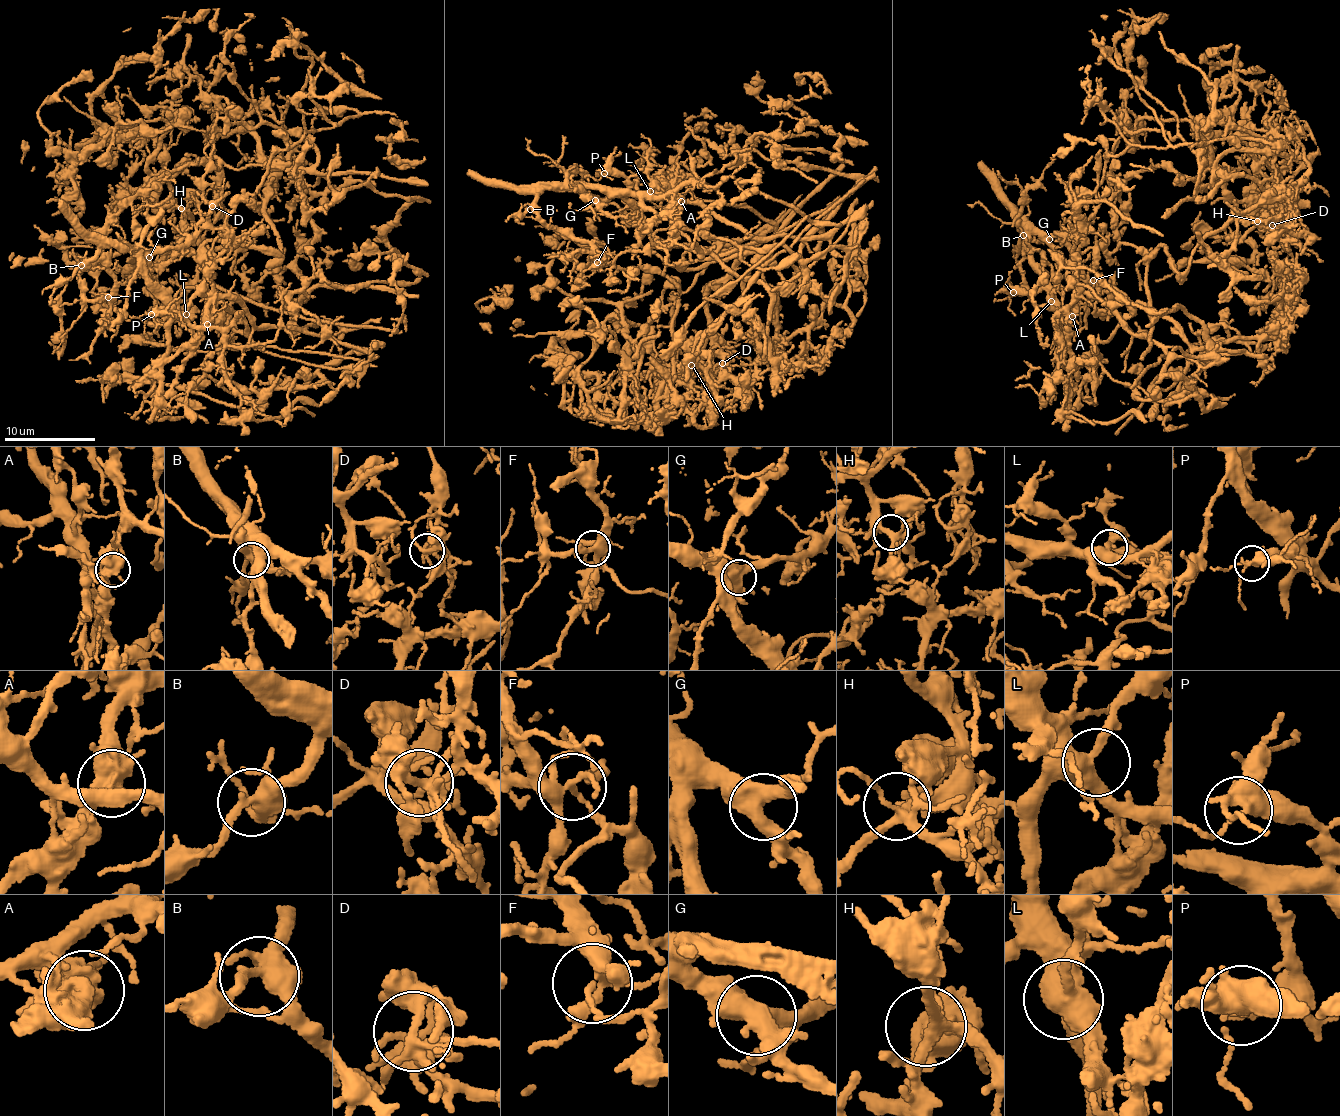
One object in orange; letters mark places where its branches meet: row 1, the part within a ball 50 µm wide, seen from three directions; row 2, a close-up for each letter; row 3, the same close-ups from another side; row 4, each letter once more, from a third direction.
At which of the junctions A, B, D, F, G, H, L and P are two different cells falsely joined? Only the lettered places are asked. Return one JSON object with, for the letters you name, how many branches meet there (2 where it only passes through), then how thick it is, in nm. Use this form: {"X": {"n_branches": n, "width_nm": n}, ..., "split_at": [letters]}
{"A": {"n_branches": 4, "width_nm": 500}, "F": {"n_branches": 6, "width_nm": 260}, "split_at": ["A", "F"]}

